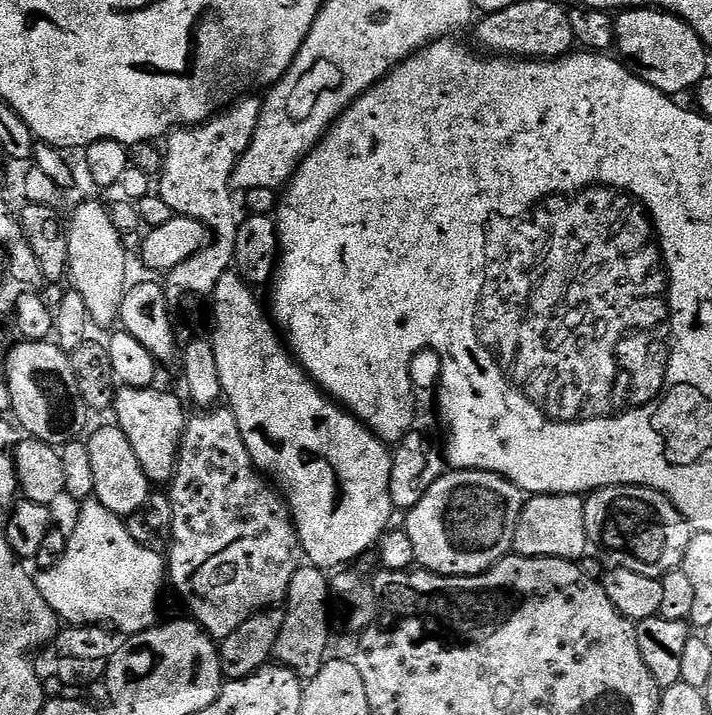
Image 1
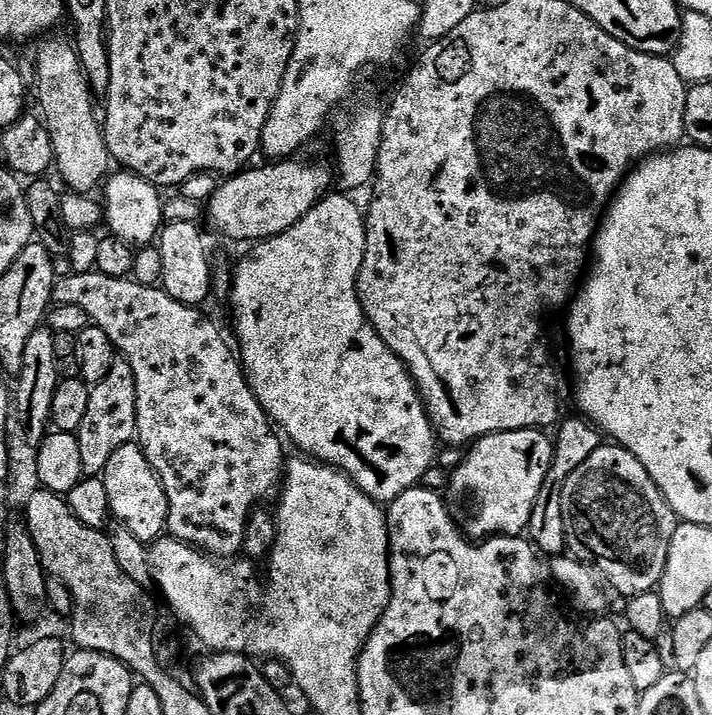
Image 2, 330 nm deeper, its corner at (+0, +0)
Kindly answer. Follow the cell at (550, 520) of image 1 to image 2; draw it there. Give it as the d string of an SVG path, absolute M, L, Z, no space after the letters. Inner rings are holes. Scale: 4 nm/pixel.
M583 418L575 419L561 419L555 429L552 465L542 482L542 490L538 490L538 498L534 502L534 510L526 529L531 543L548 558L561 555L566 548L566 522L562 518L562 490L570 474L574 474L574 470L578 470L578 466L582 466L582 462L586 462L586 458L590 458L590 454L594 454L594 450L602 444L602 433L595 424L590 424Z

